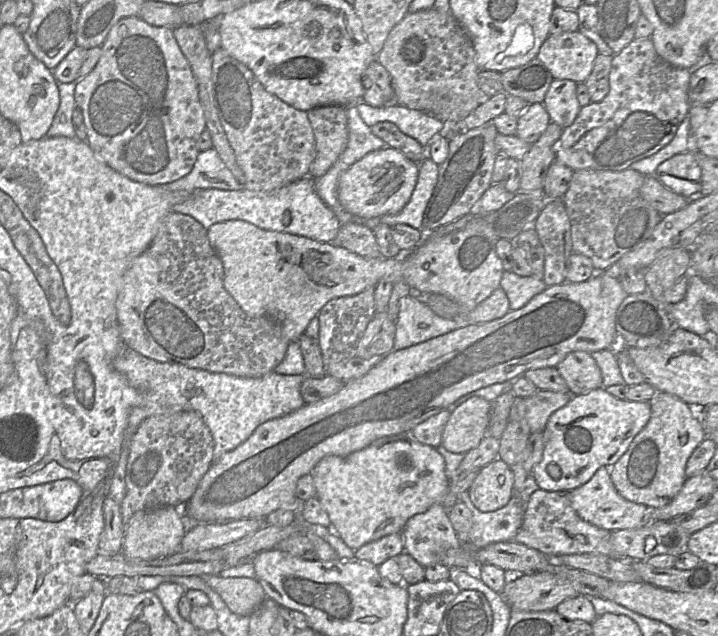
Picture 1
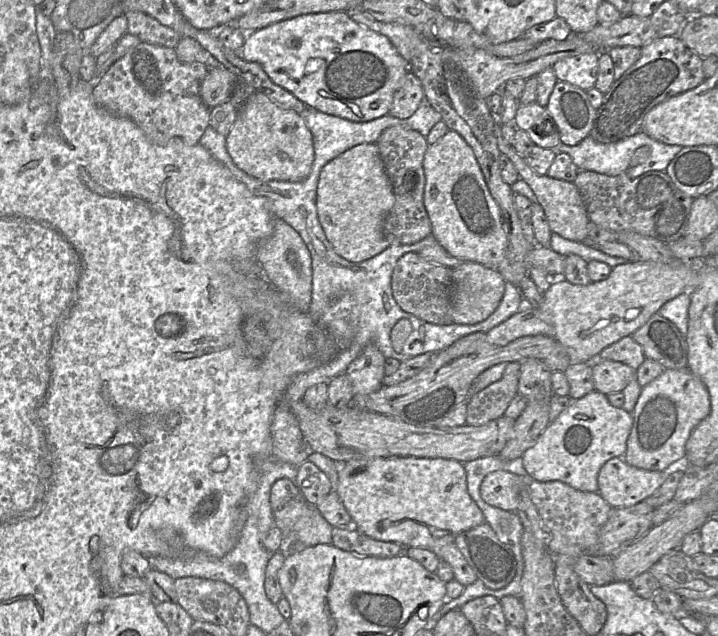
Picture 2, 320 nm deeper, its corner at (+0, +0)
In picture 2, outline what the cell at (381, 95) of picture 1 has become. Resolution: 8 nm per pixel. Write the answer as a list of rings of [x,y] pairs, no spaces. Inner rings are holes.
[[[408,71],[399,82],[389,113],[397,118],[409,118],[418,109],[425,98],[420,79]]]

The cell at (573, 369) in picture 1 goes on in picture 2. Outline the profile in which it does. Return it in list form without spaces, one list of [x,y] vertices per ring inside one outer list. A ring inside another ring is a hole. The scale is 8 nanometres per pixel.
[[[598,359],[592,364],[595,390],[608,395],[623,392],[637,370],[618,361]]]

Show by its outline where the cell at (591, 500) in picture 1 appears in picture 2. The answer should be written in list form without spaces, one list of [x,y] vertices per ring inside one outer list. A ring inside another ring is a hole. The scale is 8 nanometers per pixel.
[[[623,457],[608,460],[598,475],[599,493],[612,508],[634,506],[653,495],[666,477],[676,470],[686,470],[685,458],[665,471],[650,471],[629,465]]]

